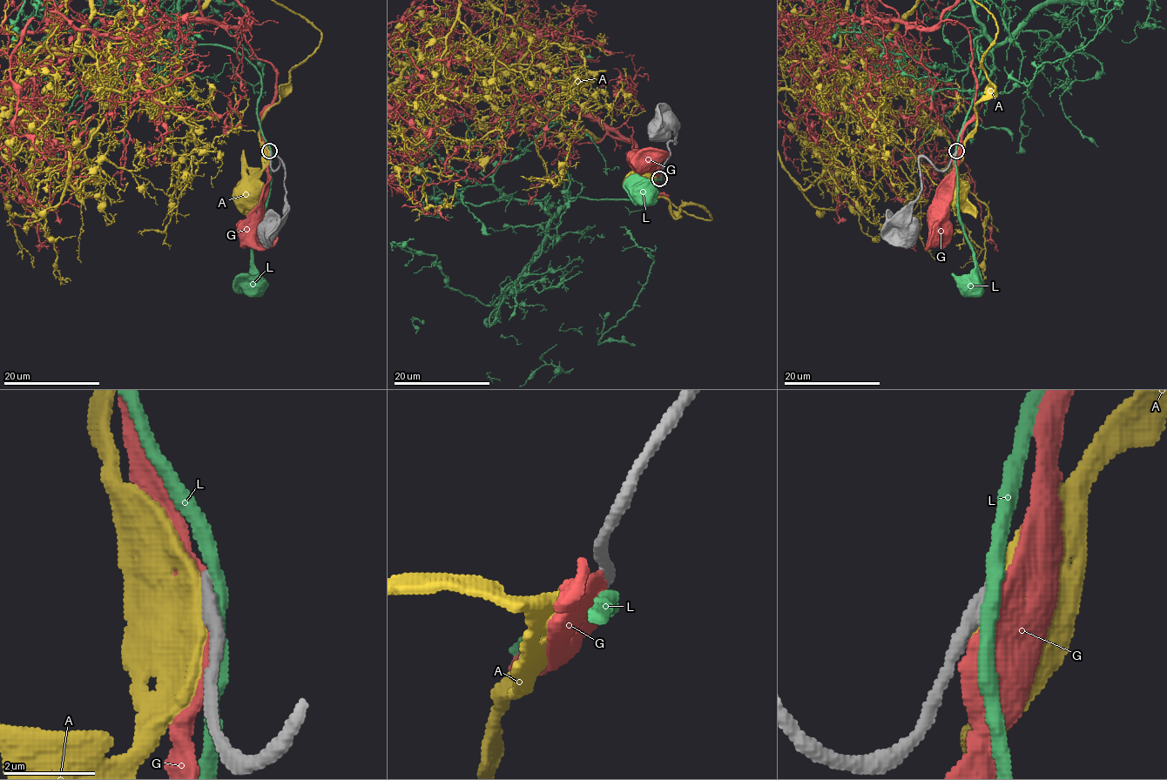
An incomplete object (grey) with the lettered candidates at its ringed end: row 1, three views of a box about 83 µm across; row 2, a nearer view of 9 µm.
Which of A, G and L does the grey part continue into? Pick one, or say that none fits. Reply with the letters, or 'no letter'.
no letter

